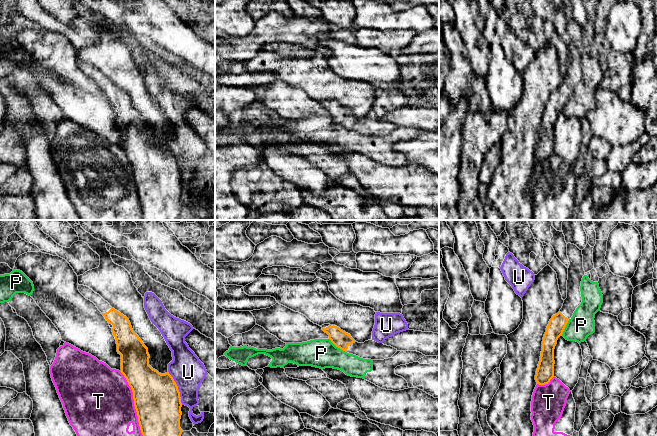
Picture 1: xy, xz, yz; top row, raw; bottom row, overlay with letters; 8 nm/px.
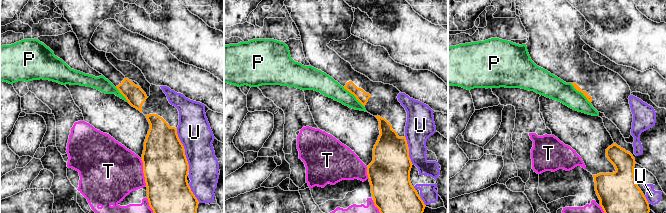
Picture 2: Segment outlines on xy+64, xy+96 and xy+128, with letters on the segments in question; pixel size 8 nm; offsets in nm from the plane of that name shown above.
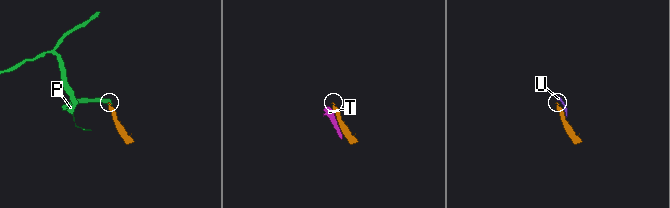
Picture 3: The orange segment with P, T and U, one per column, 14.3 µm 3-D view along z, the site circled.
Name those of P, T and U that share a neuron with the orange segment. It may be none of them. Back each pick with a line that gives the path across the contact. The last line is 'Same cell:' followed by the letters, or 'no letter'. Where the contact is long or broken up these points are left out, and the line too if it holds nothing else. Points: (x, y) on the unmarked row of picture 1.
Same cell: no letter

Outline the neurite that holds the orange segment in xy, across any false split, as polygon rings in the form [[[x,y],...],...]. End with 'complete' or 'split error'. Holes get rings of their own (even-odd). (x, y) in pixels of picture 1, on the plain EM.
[[[78,60],[79,68],[88,76],[93,78],[109,100],[113,101],[112,108],[116,115],[117,128],[121,131],[121,149],[126,154],[133,168],[134,182],[138,192],[138,198],[141,209],[144,214],[144,220],[179,220],[179,215],[183,206],[180,204],[181,195],[181,173],[178,162],[169,148],[159,149],[149,141],[150,131],[148,124],[144,121],[139,112],[133,107],[129,95],[115,86],[99,70],[95,69],[87,62]]] | split error

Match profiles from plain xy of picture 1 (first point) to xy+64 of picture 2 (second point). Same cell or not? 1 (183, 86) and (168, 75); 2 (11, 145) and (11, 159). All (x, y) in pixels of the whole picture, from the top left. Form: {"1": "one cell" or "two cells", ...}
{"1": "one cell", "2": "two cells"}

